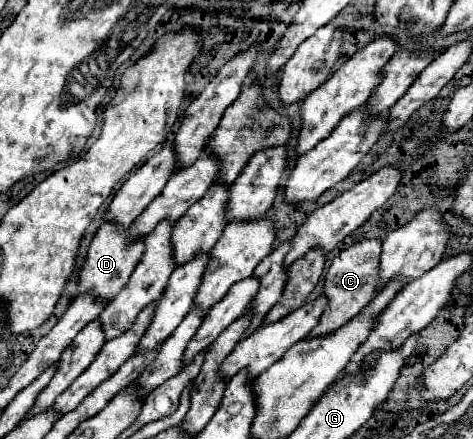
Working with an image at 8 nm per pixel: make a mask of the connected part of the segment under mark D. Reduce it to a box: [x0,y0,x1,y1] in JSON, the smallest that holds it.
[76,223,144,301]

